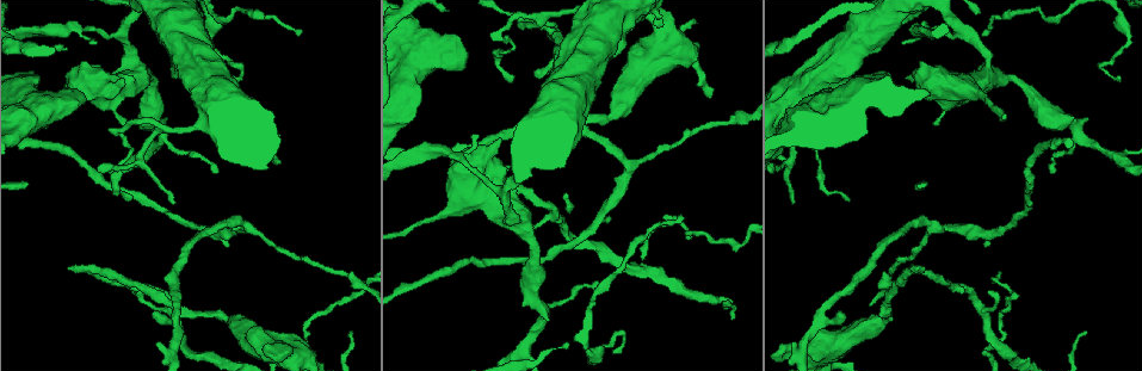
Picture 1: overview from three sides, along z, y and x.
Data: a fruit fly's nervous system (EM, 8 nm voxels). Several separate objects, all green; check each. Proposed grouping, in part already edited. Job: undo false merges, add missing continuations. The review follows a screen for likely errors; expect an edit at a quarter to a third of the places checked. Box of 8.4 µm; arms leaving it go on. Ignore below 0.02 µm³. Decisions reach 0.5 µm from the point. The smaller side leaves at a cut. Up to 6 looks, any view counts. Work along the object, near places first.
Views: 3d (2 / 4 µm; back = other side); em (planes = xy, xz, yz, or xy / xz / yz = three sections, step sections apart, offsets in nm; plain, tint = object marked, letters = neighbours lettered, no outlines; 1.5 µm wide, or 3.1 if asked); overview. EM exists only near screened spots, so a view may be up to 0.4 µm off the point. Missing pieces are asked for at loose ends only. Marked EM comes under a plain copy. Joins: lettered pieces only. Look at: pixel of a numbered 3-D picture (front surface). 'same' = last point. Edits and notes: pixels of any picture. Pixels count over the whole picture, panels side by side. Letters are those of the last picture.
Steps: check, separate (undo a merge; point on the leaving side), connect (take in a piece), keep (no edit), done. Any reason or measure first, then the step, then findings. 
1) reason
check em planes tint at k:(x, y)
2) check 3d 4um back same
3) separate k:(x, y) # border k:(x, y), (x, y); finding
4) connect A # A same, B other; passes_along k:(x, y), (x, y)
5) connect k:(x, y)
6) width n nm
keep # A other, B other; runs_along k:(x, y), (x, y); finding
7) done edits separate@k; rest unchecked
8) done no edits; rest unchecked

three arms meet
check 3d 2um at 1:(251, 229)

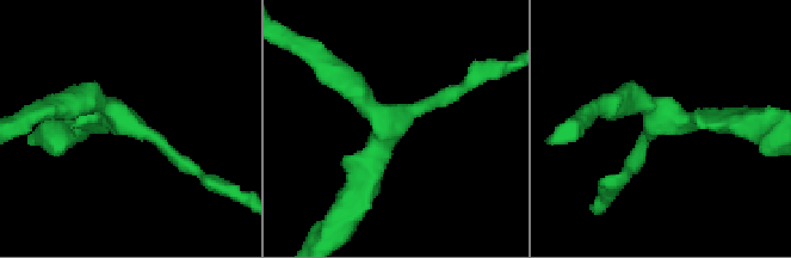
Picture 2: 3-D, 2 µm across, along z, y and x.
arms 3; shape alone is not enough
check em planes tint at 2:(665, 120)

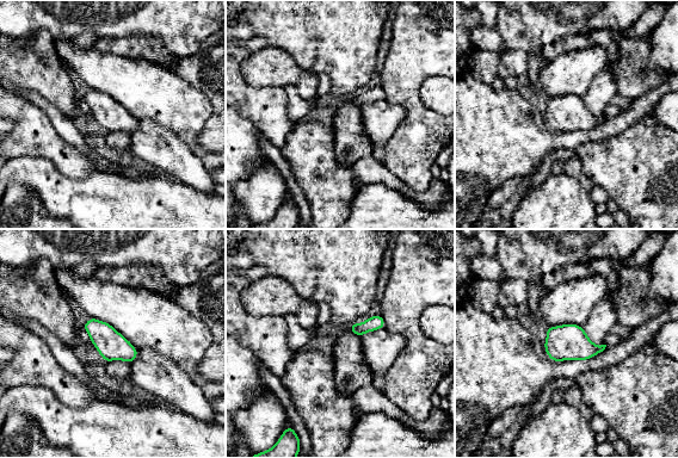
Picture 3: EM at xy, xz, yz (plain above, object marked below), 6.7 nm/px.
check em planes letters same

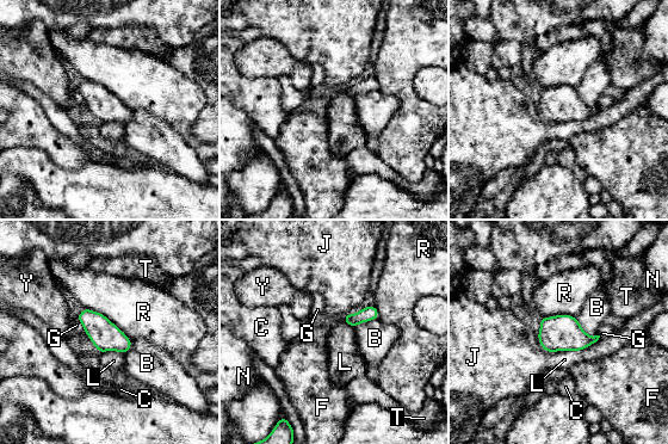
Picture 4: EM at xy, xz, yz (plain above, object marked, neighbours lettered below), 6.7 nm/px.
width 200 nm
keep # B other, C other, F other, G other, J other, L other, N other, R other, T other, Y other; border 4:(85, 307), (104, 314), (131, 341); continuous, no second cell

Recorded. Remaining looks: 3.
check 3d 4um at 1:(794, 203)

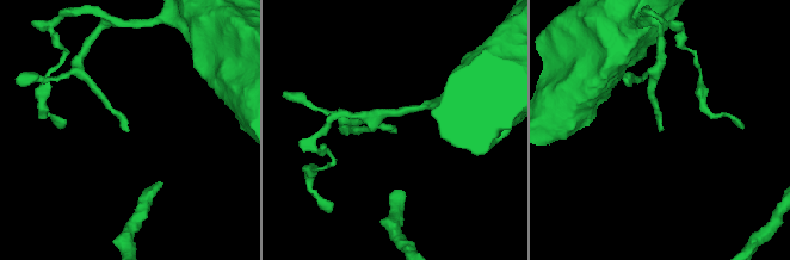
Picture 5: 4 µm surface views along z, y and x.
check em 3.1um planes letters at 5:(128, 130)

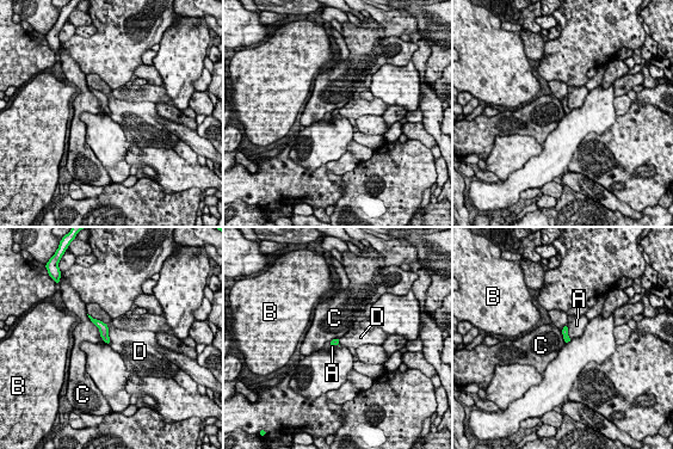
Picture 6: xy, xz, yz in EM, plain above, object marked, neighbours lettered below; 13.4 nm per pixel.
keep # A other, B other, C other, D other; border 6:(107, 333), (110, 343); none of them fits

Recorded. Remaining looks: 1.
an open end
check em planes letters at 1:(67, 269)

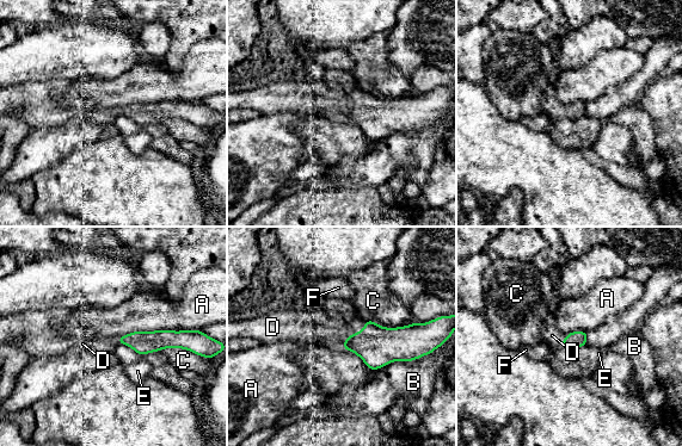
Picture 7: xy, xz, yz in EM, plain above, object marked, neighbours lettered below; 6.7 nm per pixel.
connect D # A other, B other, C other, D same, E other, F other; passes_along 7:(378, 346), (360, 330), (324, 323); it goes on there

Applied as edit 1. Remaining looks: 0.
done edits connect@7; rest unchecked

